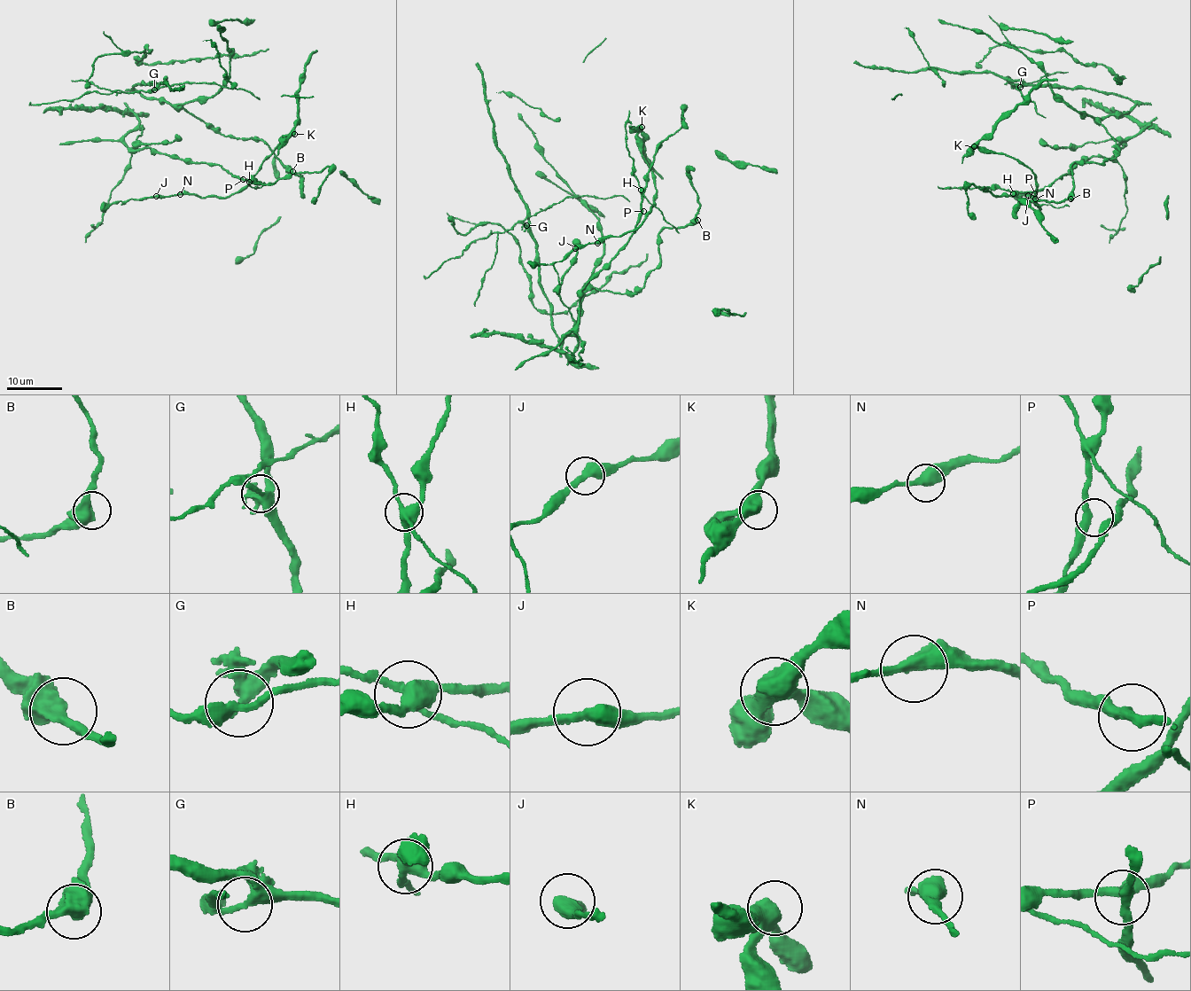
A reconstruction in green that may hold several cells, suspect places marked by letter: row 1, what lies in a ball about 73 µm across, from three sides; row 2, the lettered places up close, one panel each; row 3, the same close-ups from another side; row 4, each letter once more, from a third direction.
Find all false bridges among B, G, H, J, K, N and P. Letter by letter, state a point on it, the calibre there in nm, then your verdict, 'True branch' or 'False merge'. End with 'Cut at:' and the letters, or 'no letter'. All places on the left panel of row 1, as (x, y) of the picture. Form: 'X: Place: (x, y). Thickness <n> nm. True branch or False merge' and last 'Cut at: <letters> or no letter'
B: Place: (292, 171). Thickness 440 nm. True branch
G: Place: (154, 89). Thickness 280 nm. False merge
H: Place: (249, 182). Thickness 400 nm. False merge
J: Place: (156, 196). Thickness 420 nm. True branch
K: Place: (294, 134). Thickness 480 nm. True branch
N: Place: (180, 194). Thickness 440 nm. True branch
P: Place: (243, 179). Thickness 280 nm. True branch
Cut at: G, H

